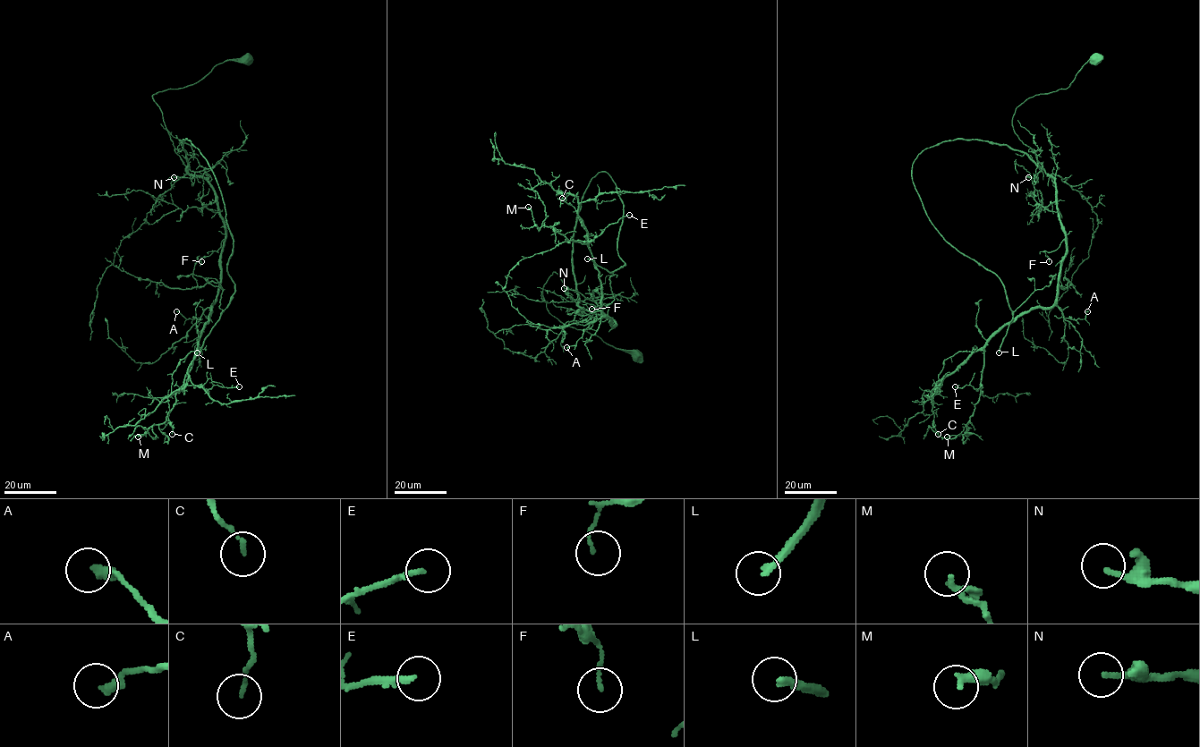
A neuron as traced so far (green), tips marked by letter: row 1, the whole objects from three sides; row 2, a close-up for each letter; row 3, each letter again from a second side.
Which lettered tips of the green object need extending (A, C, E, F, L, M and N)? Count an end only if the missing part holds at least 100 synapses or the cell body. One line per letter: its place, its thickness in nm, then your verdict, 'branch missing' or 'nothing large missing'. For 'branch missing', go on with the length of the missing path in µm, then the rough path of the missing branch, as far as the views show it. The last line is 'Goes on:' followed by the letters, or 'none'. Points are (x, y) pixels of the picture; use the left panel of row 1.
A: at (176, 311); 360 nm thick; nothing large missing
C: at (172, 434); 130 nm thick; nothing large missing
E: at (239, 386); 180 nm thick; nothing large missing
F: at (201, 261); 100 nm thick; nothing large missing
L: at (197, 352); 200 nm thick; branch missing; about 170 µm are missing; missing branch runs (197, 352), (172, 373), (128, 377), (67, 358), (6, 318), (3, 292), (27, 244), (25, 190)
M: at (138, 437); 220 nm thick; nothing large missing
N: at (174, 177); 180 nm thick; nothing large missing
Goes on: L

